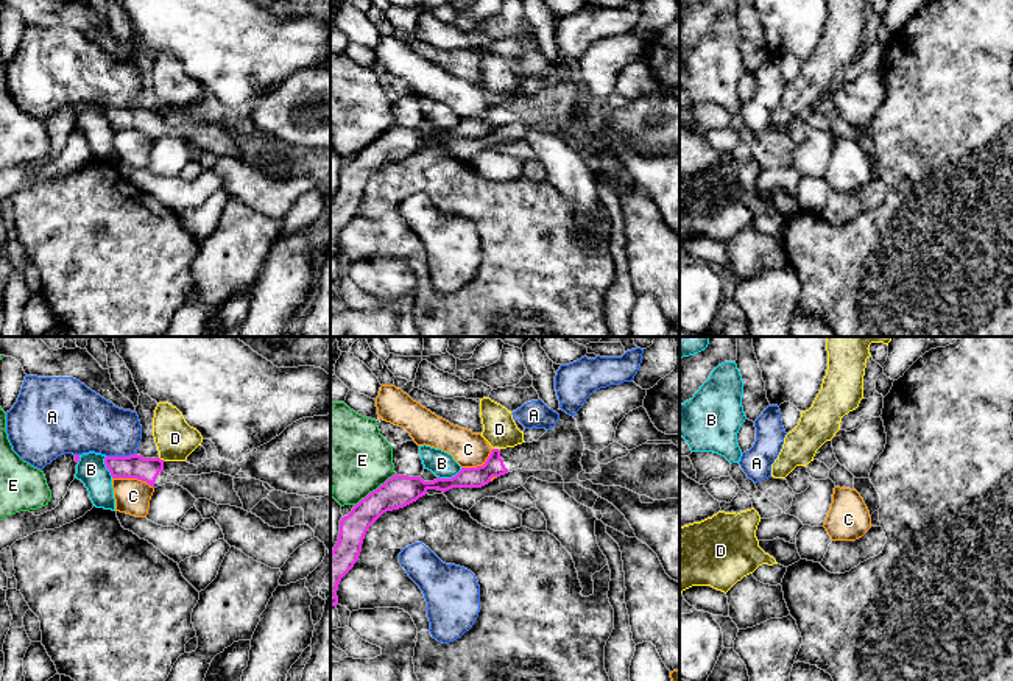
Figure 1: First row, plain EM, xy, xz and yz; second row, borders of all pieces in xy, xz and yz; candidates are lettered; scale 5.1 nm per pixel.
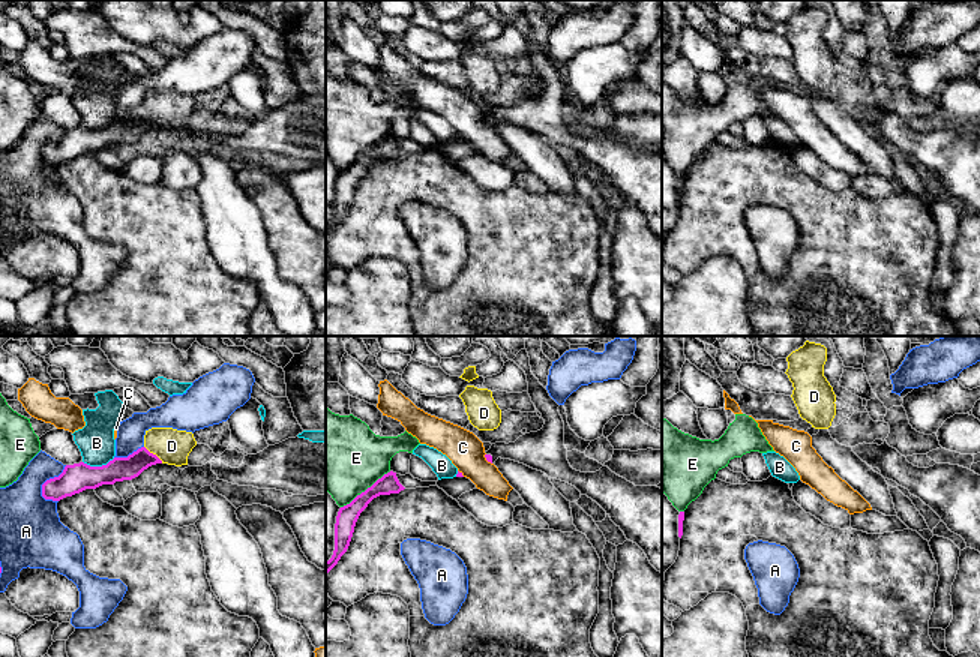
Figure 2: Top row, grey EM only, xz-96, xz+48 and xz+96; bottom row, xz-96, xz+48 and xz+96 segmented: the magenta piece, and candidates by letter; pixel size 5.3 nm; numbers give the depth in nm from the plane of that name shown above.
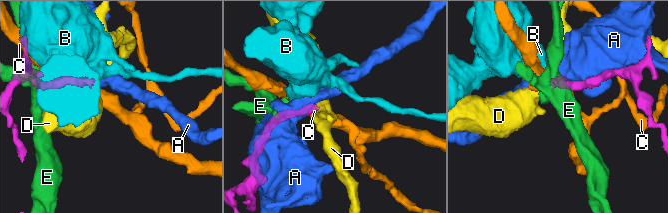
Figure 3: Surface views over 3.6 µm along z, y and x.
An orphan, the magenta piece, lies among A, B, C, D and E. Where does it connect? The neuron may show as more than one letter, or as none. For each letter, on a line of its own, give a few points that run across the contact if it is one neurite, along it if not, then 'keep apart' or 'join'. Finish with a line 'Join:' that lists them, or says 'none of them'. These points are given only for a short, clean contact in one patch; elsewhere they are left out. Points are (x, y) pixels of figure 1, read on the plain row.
A: keep apart
B: line xz (462, 119), (451, 128), (438, 128); keep apart
C: line xy (112, 128), (136, 128), (145, 131), (153, 139); keep apart
D: line xz (493, 98), (497, 100); keep apart
E: line xz (395, 123), (356, 156); keep apart
Join: none of them

